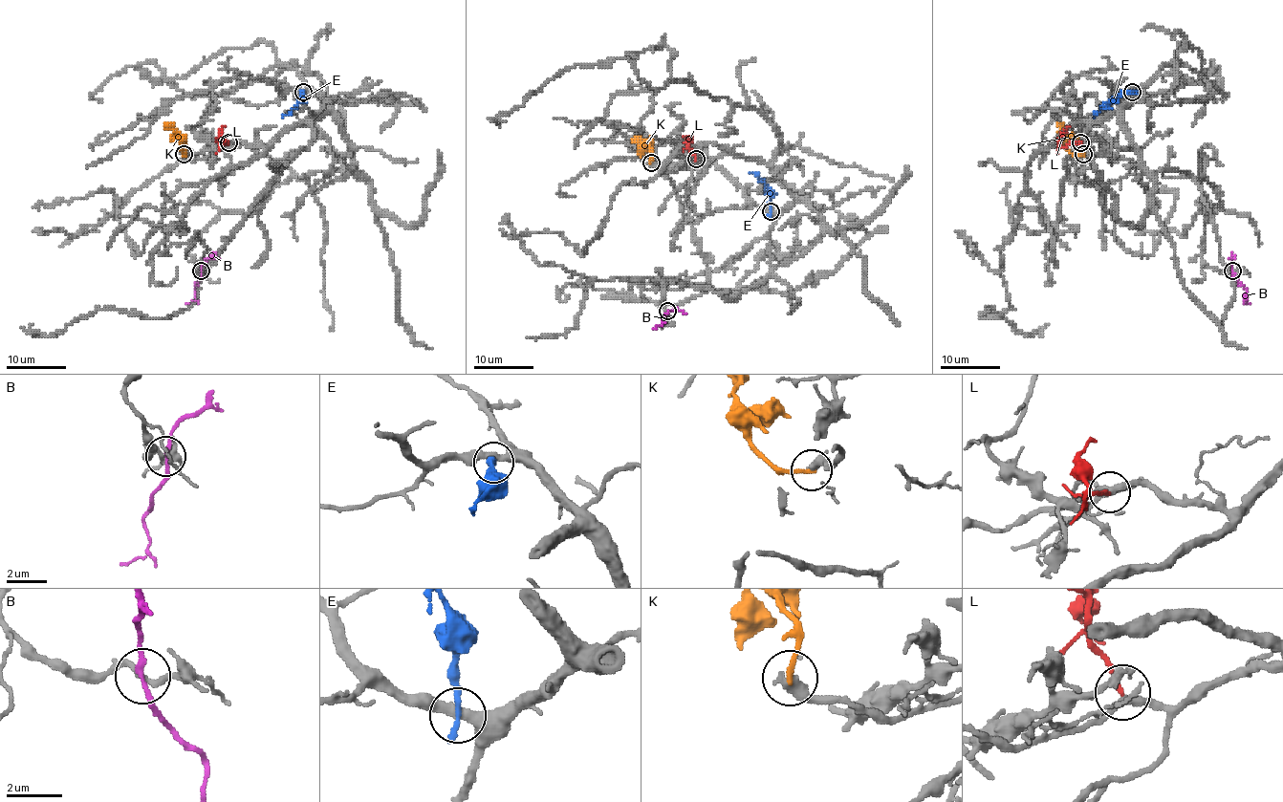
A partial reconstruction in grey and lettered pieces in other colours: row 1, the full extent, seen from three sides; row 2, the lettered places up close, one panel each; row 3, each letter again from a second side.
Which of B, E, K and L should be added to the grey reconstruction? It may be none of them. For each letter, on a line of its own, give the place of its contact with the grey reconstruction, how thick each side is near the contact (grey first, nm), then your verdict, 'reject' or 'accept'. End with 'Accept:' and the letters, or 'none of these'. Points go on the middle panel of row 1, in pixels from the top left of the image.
B: meets grey at (667, 311); 220 nm thick on the grey side, 180 nm on the other; reject
E: meets grey at (771, 211); 380 nm thick on the grey side, 240 nm on the other; reject
K: meets grey at (651, 162); 480 nm thick on the grey side, 200 nm on the other; reject
L: meets grey at (696, 159); 280 nm thick on the grey side, 170 nm on the other; accept
Accept: L

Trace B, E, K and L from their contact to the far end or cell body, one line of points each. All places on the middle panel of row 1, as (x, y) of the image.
B: (667, 311), (663, 325), (654, 328)
E: (771, 210), (771, 189), (754, 173), (749, 173)
K: (650, 162), (652, 152), (644, 140), (633, 139)
L: (696, 160), (688, 146), (688, 137), (688, 144), (692, 149)

